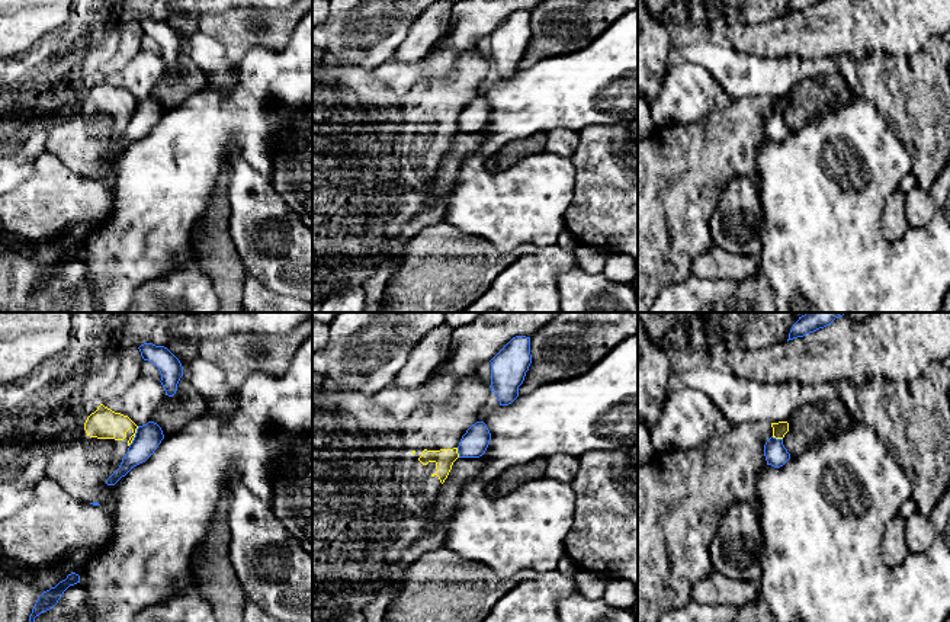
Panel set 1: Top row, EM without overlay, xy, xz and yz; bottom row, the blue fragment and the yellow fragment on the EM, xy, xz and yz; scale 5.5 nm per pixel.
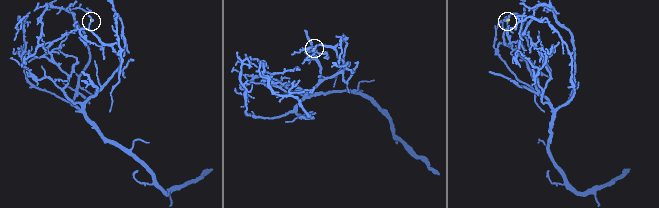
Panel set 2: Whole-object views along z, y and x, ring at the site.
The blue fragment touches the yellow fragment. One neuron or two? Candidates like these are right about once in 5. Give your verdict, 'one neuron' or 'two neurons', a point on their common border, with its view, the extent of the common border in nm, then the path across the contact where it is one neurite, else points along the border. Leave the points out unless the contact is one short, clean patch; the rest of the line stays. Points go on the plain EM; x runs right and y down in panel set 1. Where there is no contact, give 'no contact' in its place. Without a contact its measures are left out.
two neurons | xy (135, 111) | 130 nm | along xy (138, 101), (134, 114), (128, 119)

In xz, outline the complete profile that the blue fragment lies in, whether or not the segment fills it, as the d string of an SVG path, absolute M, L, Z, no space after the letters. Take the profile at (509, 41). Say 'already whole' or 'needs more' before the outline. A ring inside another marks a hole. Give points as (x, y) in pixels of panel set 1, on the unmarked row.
already whole | M513 12L491 35L491 67L498 71L500 80L508 80L519 71L519 61L532 38L530 12Z

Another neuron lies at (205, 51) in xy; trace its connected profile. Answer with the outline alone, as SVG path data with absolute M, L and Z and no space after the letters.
M199 28L183 42L184 49L206 76L206 86L231 90L237 84L237 64L227 57L225 48Z

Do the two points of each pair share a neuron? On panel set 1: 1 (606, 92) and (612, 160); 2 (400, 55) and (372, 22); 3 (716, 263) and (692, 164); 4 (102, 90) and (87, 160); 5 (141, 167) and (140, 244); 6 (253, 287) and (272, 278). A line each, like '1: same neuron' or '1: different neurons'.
1: different neurons
2: different neurons
3: different neurons
4: same neuron
5: same neuron
6: different neurons

